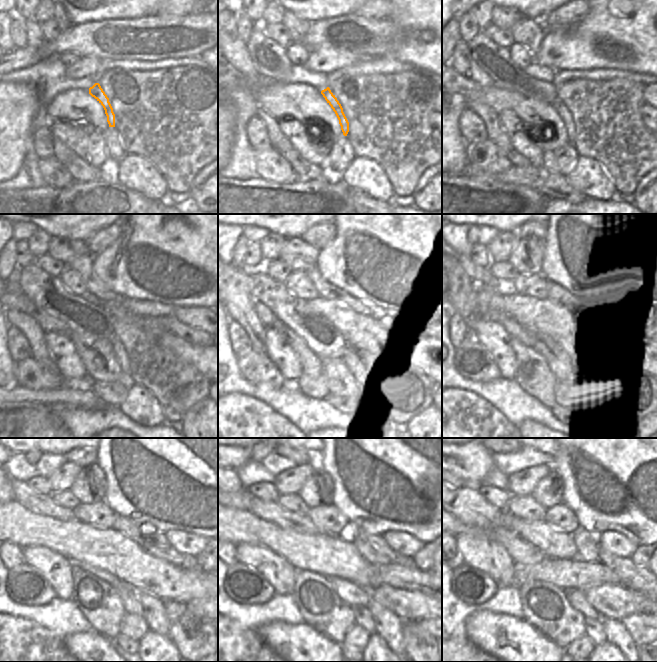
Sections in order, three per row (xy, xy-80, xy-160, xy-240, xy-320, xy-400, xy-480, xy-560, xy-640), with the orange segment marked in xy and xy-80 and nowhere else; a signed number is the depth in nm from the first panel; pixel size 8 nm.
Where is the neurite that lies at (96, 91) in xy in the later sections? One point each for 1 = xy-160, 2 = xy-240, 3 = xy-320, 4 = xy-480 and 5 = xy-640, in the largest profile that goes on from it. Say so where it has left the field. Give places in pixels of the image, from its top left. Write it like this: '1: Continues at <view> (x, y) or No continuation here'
1: Continues at xy-160 (564, 113)
2: Continues at xy-240 (120, 351)
3: Continues at xy-320 (351, 358)
4: Continues at xy-480 (154, 614)
5: Continues at xy-640 (617, 634).

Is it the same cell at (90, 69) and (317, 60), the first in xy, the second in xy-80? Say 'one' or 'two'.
one

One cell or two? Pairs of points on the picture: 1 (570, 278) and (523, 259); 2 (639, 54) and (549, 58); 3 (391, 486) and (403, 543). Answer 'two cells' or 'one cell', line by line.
1: two cells
2: one cell
3: two cells

